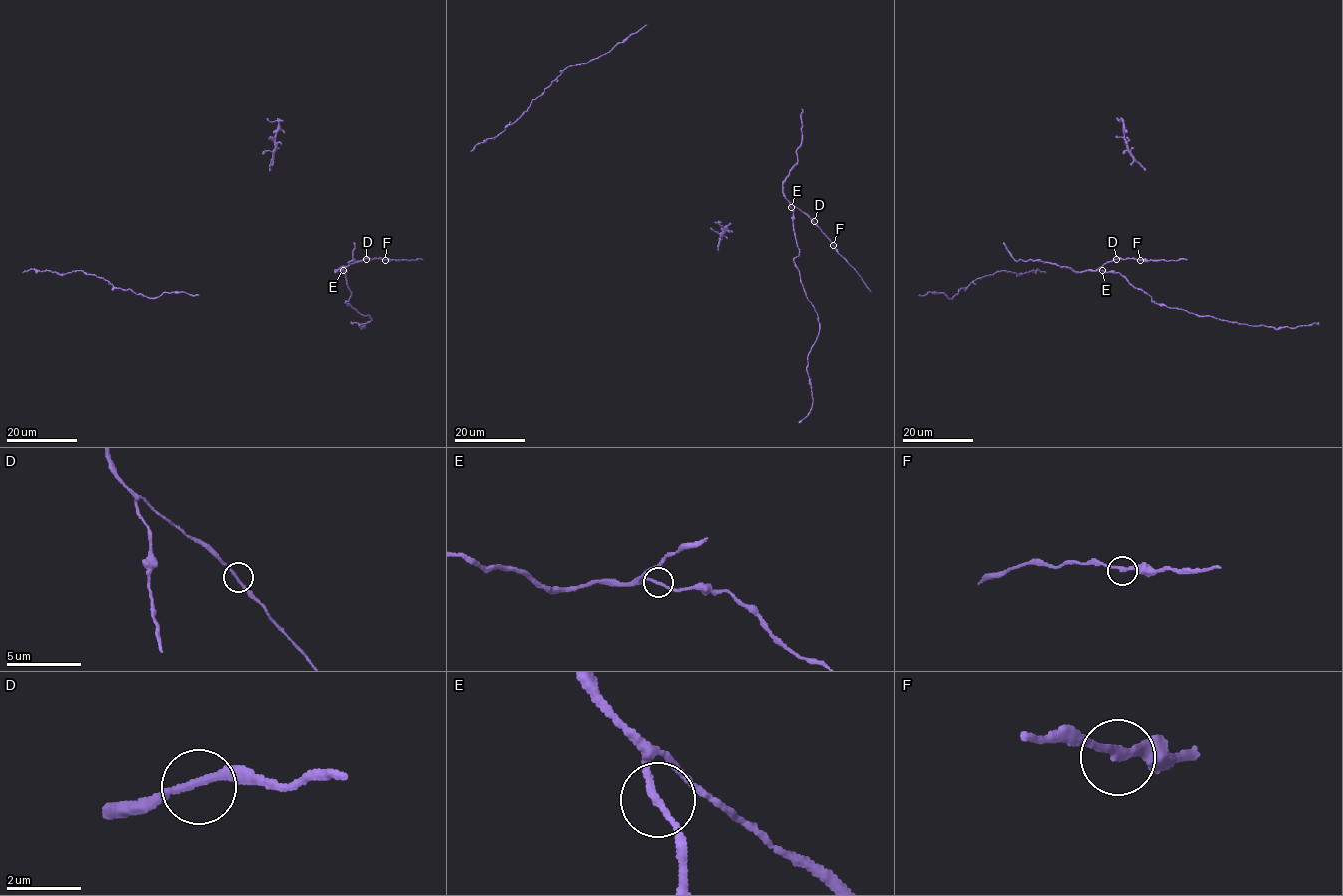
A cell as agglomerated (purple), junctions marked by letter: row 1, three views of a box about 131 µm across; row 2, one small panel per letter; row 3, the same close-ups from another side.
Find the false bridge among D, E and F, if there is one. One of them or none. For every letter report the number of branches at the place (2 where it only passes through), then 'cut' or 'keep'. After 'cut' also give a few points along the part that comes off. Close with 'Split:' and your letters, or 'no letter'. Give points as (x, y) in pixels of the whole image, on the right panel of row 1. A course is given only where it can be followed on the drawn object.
D: 2 branches meet; keep
E: 2 branches meet; keep
F: 2 branches meet; keep
Split: no letter

